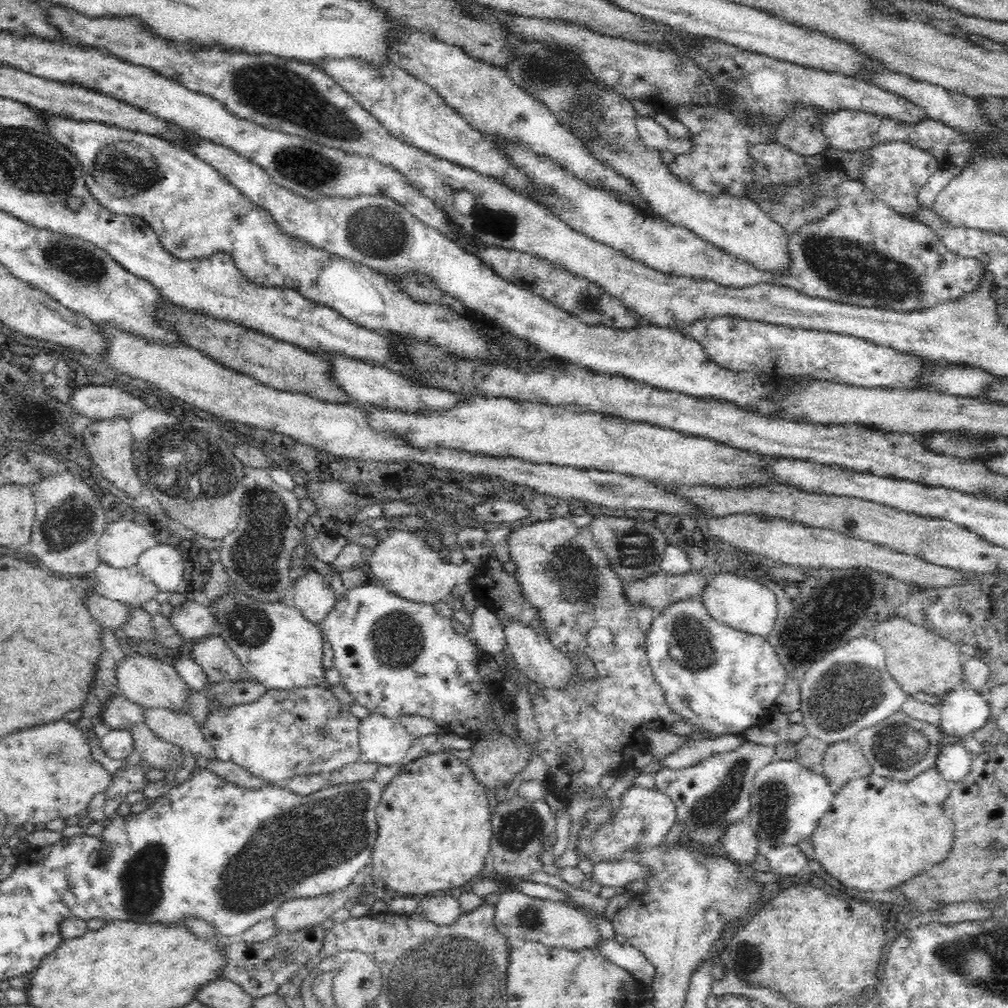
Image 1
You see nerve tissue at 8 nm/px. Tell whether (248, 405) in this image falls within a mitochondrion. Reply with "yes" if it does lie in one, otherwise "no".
no

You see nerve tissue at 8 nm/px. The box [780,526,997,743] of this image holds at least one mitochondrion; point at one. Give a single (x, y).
(846, 694)

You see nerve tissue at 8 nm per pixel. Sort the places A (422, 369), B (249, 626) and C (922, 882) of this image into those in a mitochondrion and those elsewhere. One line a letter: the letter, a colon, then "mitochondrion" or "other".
A: mitochondrion
B: mitochondrion
C: other

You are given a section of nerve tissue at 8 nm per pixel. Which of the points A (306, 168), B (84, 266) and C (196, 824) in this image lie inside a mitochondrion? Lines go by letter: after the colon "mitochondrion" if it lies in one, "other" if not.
A: mitochondrion
B: mitochondrion
C: other

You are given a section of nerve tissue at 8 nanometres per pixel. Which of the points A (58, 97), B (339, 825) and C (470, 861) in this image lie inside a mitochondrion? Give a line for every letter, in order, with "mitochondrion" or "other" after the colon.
A: other
B: mitochondrion
C: other

